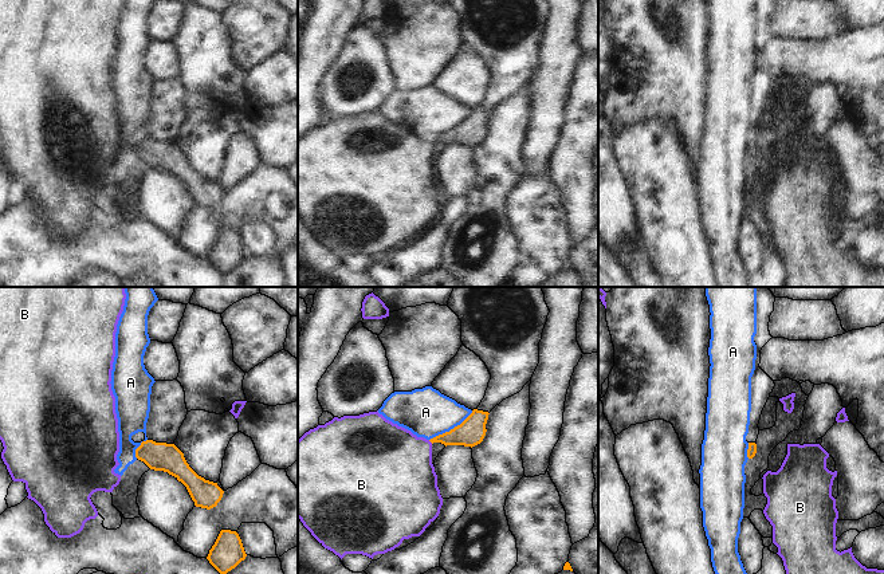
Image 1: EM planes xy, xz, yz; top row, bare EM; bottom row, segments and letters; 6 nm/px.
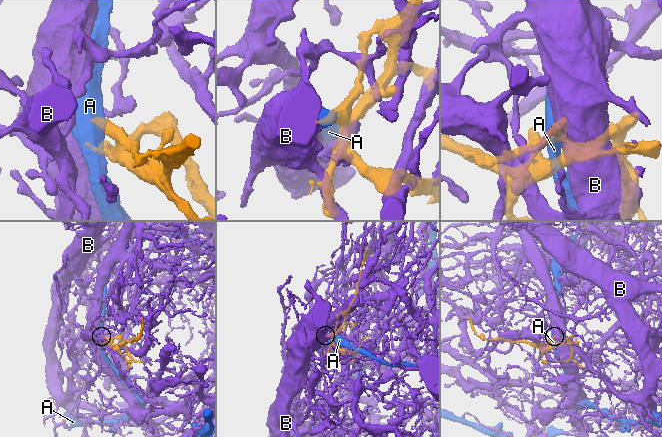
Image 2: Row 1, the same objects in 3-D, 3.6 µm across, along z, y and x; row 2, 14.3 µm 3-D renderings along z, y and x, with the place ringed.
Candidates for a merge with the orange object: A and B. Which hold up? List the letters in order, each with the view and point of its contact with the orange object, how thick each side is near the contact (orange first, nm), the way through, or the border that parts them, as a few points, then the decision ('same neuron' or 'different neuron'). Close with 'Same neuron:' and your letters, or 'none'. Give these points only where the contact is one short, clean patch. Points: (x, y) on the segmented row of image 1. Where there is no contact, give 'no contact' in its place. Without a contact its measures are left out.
A: contact xz (451, 429); calibres 160 and 300 nm; border xz (472, 411), (459, 424), (429, 440); different neuron
B: contact xz (431, 441); calibres 160 and 420 nm; way xz (471, 432), (431, 441), (396, 464); same neuron
Same neuron: B

